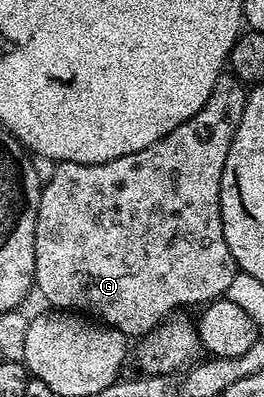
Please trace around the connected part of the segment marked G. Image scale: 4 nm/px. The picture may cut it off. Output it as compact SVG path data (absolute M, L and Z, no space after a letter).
M230 73L217 77L217 85L213 85L213 93L209 93L209 101L189 117L173 133L169 133L161 141L141 149L137 153L129 153L120 159L81 165L80 163L60 163L56 166L53 177L43 184L41 201L37 209L37 225L35 226L35 282L34 286L48 299L52 308L82 313L94 317L98 322L115 327L122 335L142 337L153 328L158 327L176 309L191 307L194 303L206 305L213 299L226 296L229 285L233 282L237 268L233 253L229 253L229 245L225 241L223 222L221 221L221 173L225 169L225 157L229 157L229 145L233 145L233 137L237 133L237 125L241 125L241 116L245 113L245 101L248 88L240 79Z

